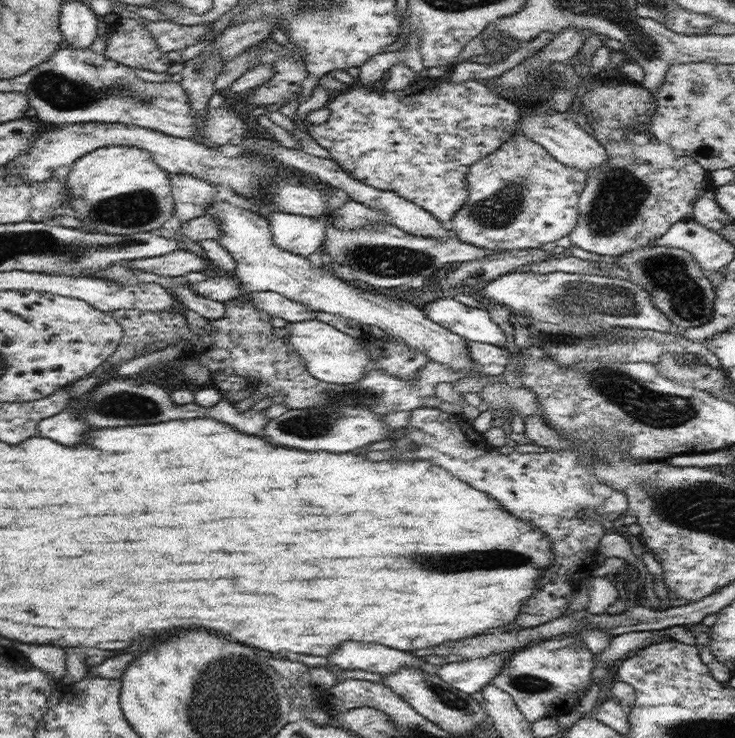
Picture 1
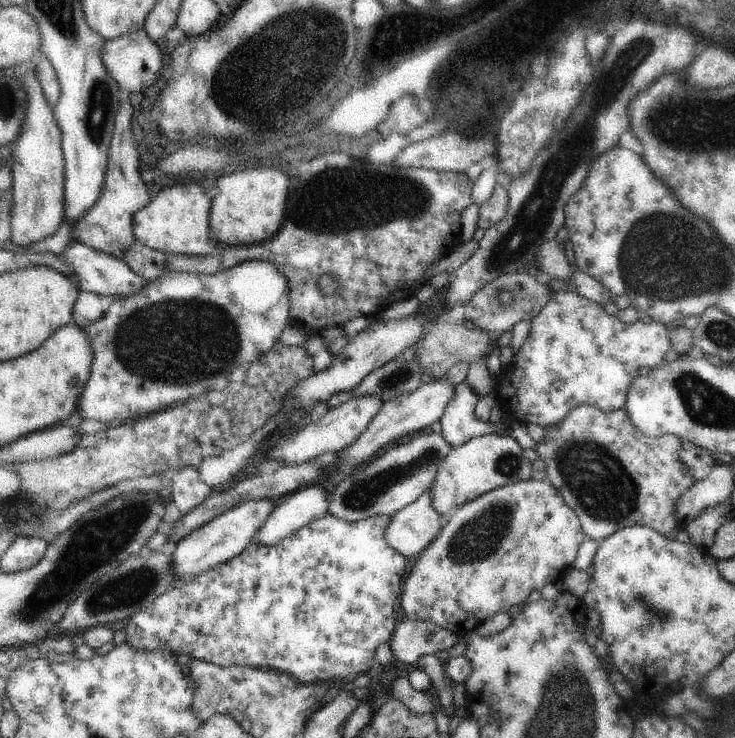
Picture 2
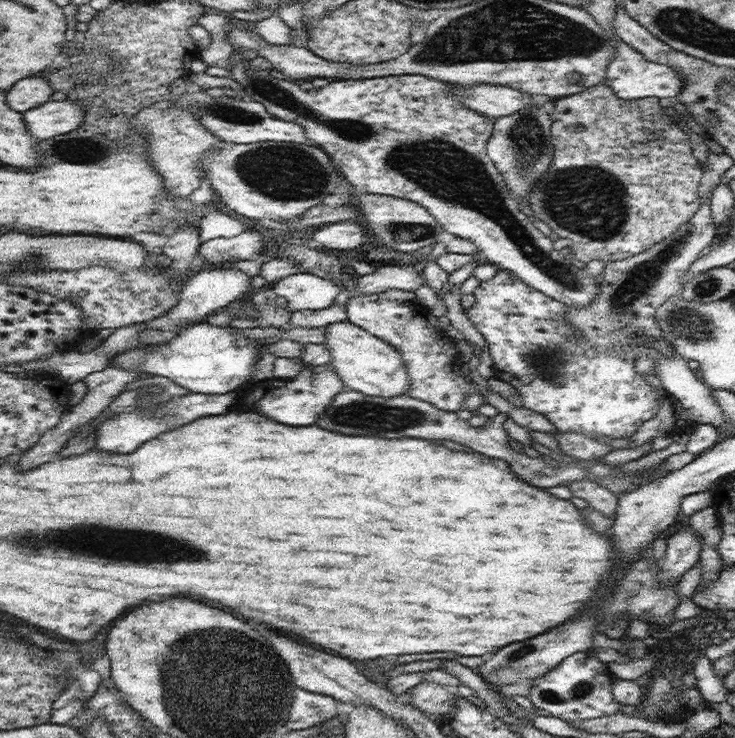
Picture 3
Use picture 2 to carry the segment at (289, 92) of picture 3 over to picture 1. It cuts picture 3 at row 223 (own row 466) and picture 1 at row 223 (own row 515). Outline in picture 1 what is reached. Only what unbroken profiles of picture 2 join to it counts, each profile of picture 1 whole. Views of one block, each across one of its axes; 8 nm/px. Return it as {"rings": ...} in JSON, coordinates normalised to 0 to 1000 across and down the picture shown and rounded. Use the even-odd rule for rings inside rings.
{"rings":[[[521,108],[502,114],[501,117],[483,114],[479,115],[473,123],[463,125],[460,129],[452,130],[445,141],[449,149],[446,163],[444,163],[441,168],[429,169],[424,167],[420,169],[420,183],[430,190],[438,201],[444,201],[444,203],[449,206],[450,215],[457,220],[460,226],[473,233],[473,236],[484,241],[484,244],[513,255],[514,257],[537,260],[541,266],[547,266],[547,268],[558,271],[585,287],[585,290],[599,301],[599,305],[610,304],[610,301],[619,295],[619,290],[626,285],[626,279],[629,279],[629,276],[637,271],[637,266],[639,266],[634,238],[637,238],[642,222],[664,211],[668,206],[675,205],[678,199],[683,198],[683,195],[702,179],[706,179],[706,163],[709,160],[707,149],[705,148],[706,138],[688,133],[665,114],[648,108],[637,108],[635,111],[626,111],[624,114],[607,108],[605,111],[599,111],[596,117],[585,117],[585,114],[580,114],[580,117],[574,118],[555,117],[543,123],[533,123],[533,121],[525,121],[522,117],[525,117],[525,111]]]}

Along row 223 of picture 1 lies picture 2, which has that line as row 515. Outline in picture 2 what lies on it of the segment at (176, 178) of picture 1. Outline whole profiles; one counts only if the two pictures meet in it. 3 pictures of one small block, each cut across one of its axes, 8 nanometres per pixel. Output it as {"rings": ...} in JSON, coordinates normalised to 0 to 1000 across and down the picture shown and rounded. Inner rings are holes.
{"rings":[[[253,631],[241,638],[234,653],[234,679],[245,691],[246,699],[259,696],[267,686],[272,686],[291,667],[272,650],[271,637],[261,631]]]}

